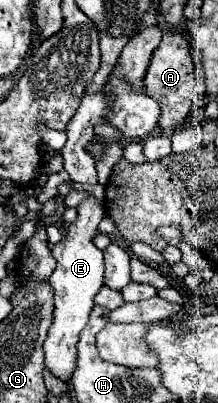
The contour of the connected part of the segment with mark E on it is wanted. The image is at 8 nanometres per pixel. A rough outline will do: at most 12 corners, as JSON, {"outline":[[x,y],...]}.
{"outline":[[86,197],[52,249],[54,323],[46,369],[68,383],[76,343],[104,285],[92,243],[104,201]]}

